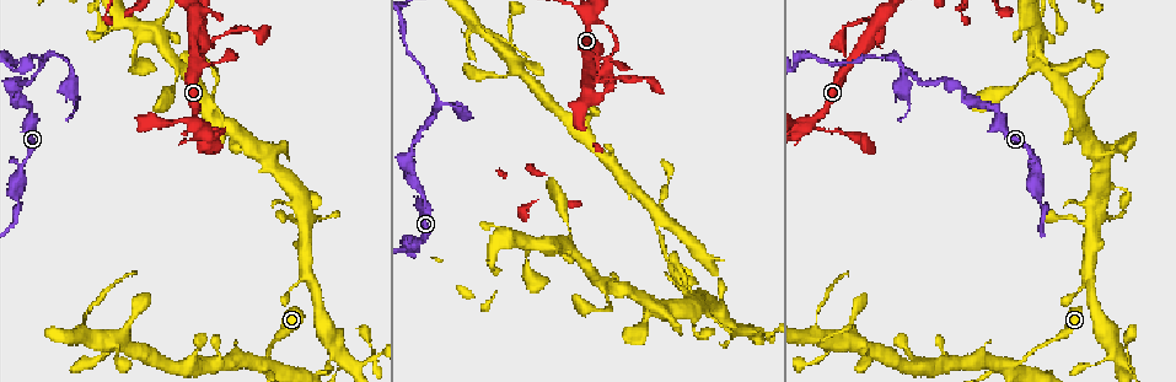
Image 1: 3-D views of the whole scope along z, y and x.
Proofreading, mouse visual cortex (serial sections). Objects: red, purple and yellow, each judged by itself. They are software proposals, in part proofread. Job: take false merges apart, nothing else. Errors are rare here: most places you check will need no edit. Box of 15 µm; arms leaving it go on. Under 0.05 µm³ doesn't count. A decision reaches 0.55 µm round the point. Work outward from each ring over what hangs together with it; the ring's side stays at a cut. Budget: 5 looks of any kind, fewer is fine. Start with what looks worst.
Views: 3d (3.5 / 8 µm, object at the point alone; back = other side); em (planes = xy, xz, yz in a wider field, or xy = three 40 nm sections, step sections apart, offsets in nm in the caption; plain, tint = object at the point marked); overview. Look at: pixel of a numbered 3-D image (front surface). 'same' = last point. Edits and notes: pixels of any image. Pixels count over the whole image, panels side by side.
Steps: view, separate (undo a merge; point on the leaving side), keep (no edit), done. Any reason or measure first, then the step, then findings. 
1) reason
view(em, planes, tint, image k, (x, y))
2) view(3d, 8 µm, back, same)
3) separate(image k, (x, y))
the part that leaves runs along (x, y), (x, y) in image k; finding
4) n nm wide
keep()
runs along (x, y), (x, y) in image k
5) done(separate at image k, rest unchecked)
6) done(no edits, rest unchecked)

a narrow waist
view(3d, 3.5 µm, back, image 1, (42, 60))

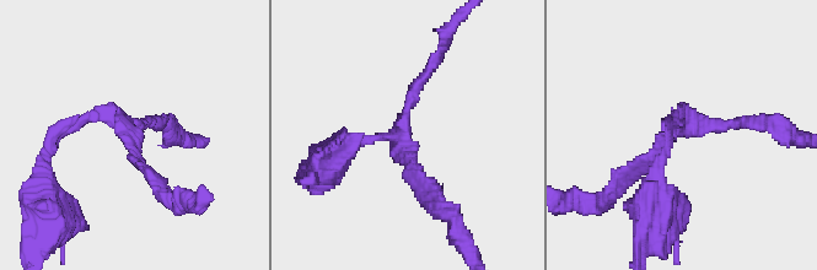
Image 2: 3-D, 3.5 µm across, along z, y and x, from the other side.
view(em, xy, step 5, tint, image 2, (682, 129))

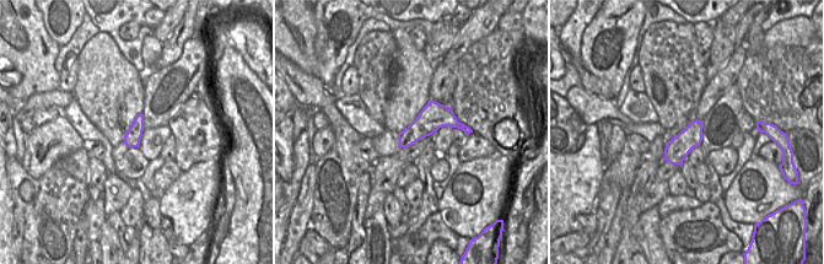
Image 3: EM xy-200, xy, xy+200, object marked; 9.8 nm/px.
3 arms
keep()
runs along (155, 181), (118, 120), (87, 117), (54, 135) in image 2; continuous, no second cell

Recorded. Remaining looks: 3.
three-way junction
view(3d, 8 µm, image 1, (866, 20))

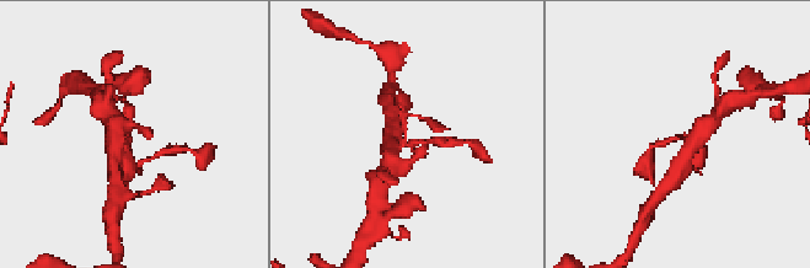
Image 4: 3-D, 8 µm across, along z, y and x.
view(3d, 3.5 µm, back, image 4, (406, 142))

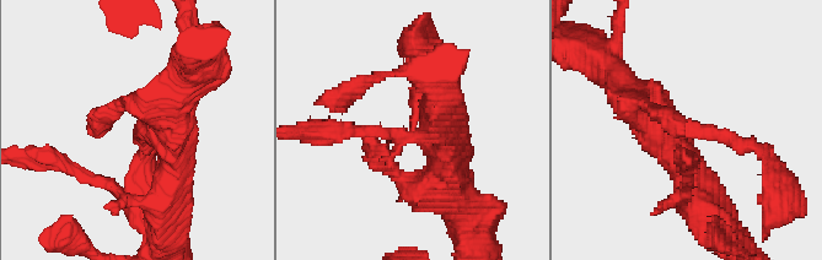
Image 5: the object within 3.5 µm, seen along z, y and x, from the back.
3 arms; arms of 200, 450, 500 nm; now the EM
view(em, planes, tint, image 5, (686, 128))

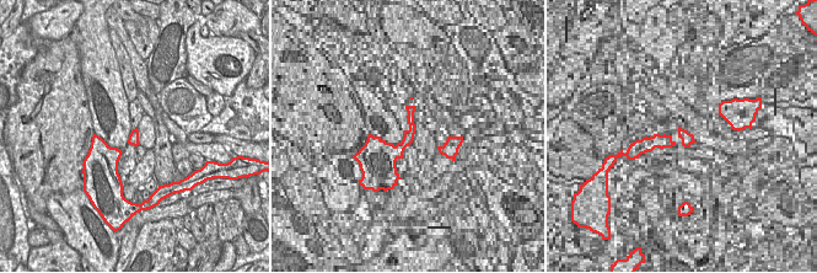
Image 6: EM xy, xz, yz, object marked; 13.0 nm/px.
keep()
runs along (692, 185), (686, 129), (762, 151) in image 5; continuous, no second cell

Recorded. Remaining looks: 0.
done(no edits, rest unchecked)

